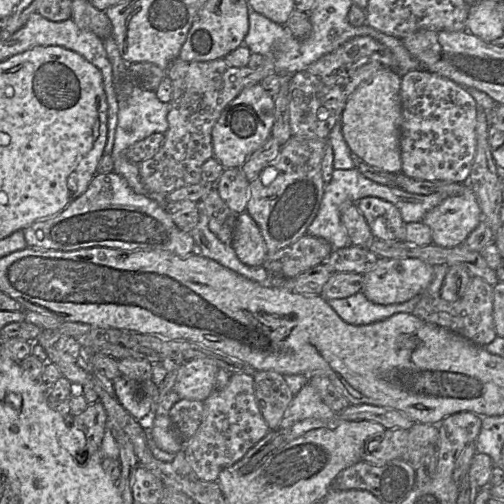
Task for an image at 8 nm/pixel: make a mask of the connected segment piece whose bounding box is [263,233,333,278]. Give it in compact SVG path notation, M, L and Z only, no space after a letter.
M304 234L293 244L268 254L264 267L272 275L294 278L321 263L332 253L331 244L324 238Z

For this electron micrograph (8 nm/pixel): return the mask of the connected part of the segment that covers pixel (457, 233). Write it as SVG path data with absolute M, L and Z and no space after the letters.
M466 190L461 195L444 199L424 216L422 222L432 231L432 244L453 248L464 244L481 221L476 196L471 190Z

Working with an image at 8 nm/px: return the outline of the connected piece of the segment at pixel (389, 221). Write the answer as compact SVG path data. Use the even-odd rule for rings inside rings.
M364 197L356 203L374 238L384 241L404 241L405 222L399 209L378 197Z

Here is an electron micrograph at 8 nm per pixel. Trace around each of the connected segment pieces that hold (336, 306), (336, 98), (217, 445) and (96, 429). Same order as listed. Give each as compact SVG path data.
M359 291L346 298L330 299L329 305L338 316L351 325L367 325L382 321L396 313L412 313L423 294L398 304L381 305L371 302Z
M357 36L293 74L289 78L289 122L292 136L328 140L354 91L378 72L396 69L397 60L387 46L370 36Z
M242 373L232 374L226 387L215 389L203 401L200 426L185 443L183 450L197 477L212 482L218 480L224 468L241 460L269 430L256 402L253 377Z
M100 400L97 403L89 404L85 411L74 416L72 426L86 433L84 456L89 457L100 449L107 421L107 412Z

